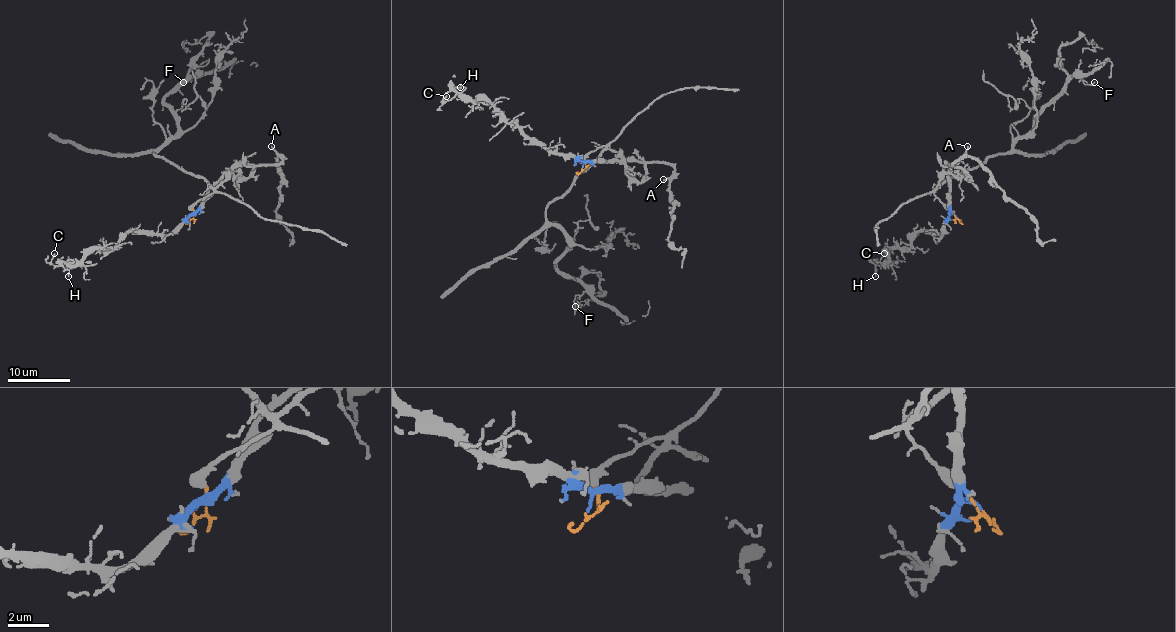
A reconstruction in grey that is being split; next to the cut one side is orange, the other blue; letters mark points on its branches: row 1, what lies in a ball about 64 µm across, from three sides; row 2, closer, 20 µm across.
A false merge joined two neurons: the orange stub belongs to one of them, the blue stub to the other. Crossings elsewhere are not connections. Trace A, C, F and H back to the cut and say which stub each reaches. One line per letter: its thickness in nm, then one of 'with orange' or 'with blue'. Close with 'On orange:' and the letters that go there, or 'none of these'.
A: 110 nm | with blue
C: 130 nm | with blue
F: 100 nm | with orange
H: 100 nm | with blue
On orange: F

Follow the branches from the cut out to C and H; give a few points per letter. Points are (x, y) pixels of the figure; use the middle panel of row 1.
C: (582, 167), (571, 156), (551, 153), (504, 122), (489, 103), (454, 97), (445, 100), (447, 95)
H: (582, 167), (571, 156), (551, 153), (504, 122), (489, 103), (465, 99), (454, 88), (461, 88)

